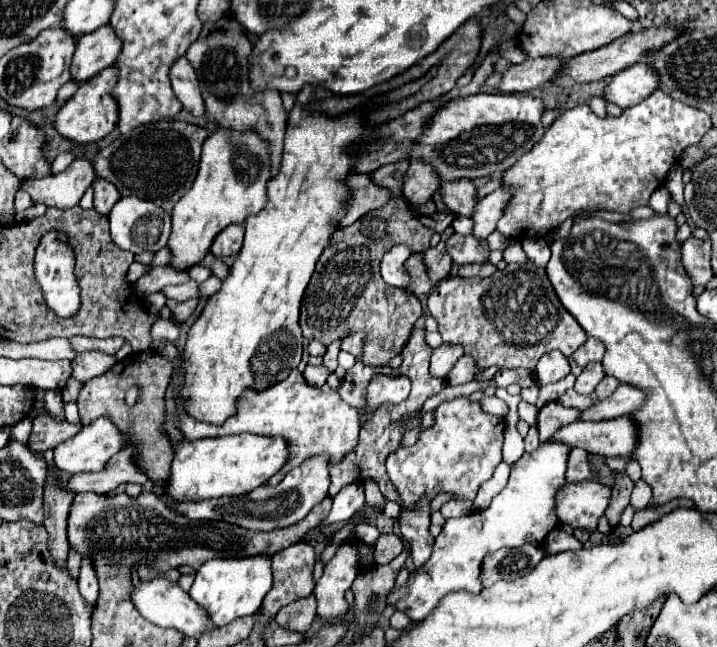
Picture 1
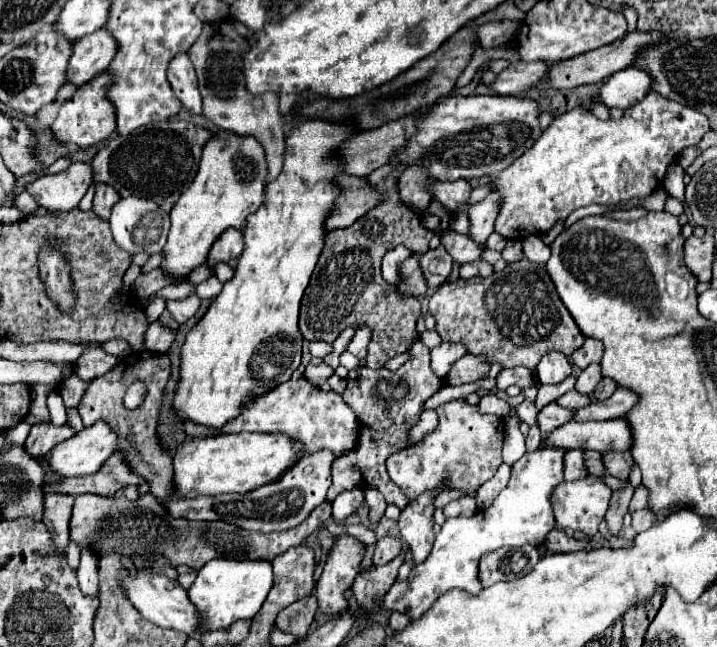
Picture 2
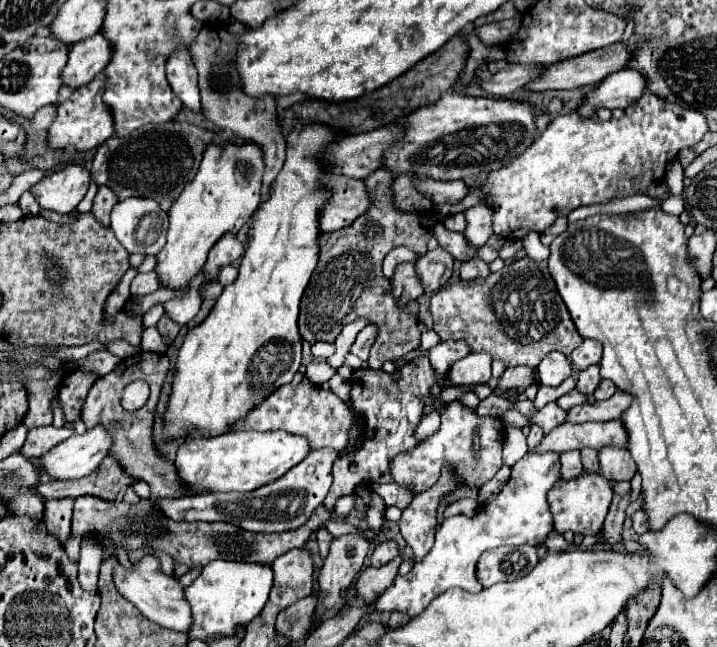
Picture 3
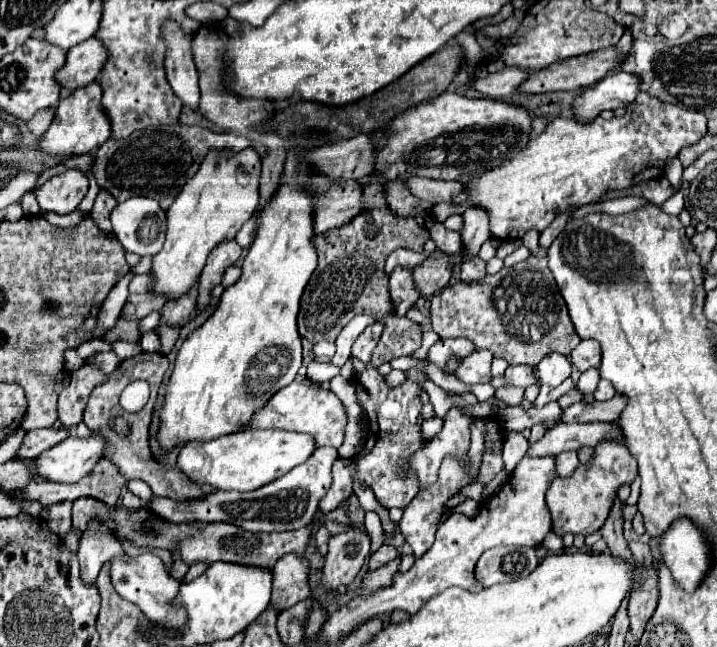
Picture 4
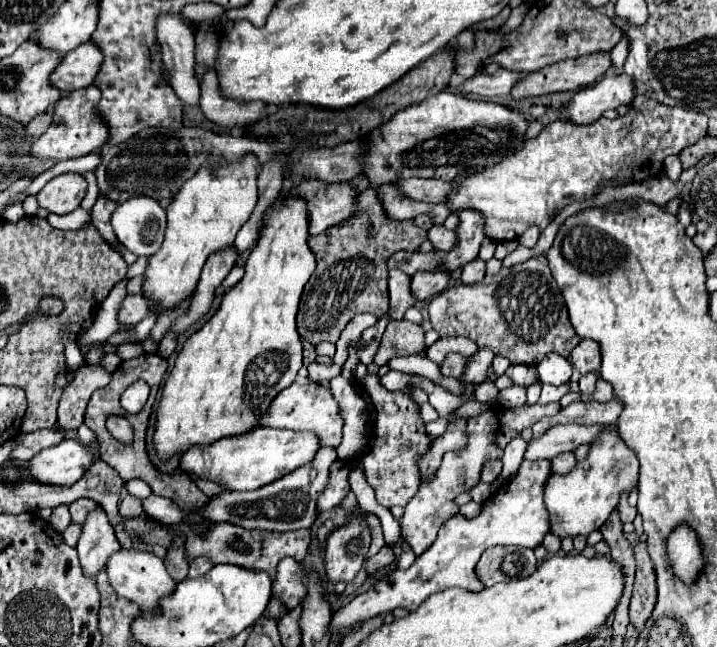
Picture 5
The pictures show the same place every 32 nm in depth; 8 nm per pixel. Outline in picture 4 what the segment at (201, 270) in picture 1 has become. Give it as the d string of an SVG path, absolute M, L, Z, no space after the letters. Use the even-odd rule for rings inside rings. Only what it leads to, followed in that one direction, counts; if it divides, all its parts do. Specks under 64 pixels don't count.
M199 279L190 291L175 301L168 301L162 308L159 324L182 325L195 317L197 313Z

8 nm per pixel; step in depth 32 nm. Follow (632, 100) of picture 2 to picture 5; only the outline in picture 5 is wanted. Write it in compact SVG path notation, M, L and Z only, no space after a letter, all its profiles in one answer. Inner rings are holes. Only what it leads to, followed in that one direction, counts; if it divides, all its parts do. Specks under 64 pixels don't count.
M626 74L604 76L590 88L582 88L568 104L568 118L574 124L596 122L604 110L628 106L634 100L634 82Z

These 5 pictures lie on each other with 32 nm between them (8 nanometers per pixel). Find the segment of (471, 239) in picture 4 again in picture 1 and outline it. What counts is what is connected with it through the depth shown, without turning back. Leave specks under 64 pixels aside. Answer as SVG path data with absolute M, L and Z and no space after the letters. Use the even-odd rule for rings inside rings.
M506 186L496 188L488 196L484 196L474 208L474 236L488 238L496 230L498 218L502 218L502 210L506 210L506 198L510 198L510 190Z

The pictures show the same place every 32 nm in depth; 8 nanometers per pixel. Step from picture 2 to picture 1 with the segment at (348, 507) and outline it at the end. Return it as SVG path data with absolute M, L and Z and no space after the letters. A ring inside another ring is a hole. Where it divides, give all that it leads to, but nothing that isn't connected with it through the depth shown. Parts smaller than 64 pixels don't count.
M354 482L354 484L350 484L350 486L344 486L344 488L334 496L334 504L332 504L332 510L330 510L328 518L322 520L318 528L310 530L310 532L302 538L302 542L304 542L304 540L310 542L314 536L322 534L324 528L328 528L328 526L332 526L332 524L344 524L344 522L346 522L352 514L356 514L364 504L366 504L366 502L364 502L364 486L362 486L360 482L358 482L358 484Z

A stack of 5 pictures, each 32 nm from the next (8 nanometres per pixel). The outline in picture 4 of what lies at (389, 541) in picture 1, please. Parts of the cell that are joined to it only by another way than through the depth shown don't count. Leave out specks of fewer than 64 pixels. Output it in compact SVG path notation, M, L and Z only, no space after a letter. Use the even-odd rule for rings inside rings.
M384 542L372 556L370 556L370 564L368 564L368 568L380 568L380 566L384 566L384 564L388 564L390 560L394 560L398 556L398 552L396 552L396 546L394 544L390 544L390 542Z

